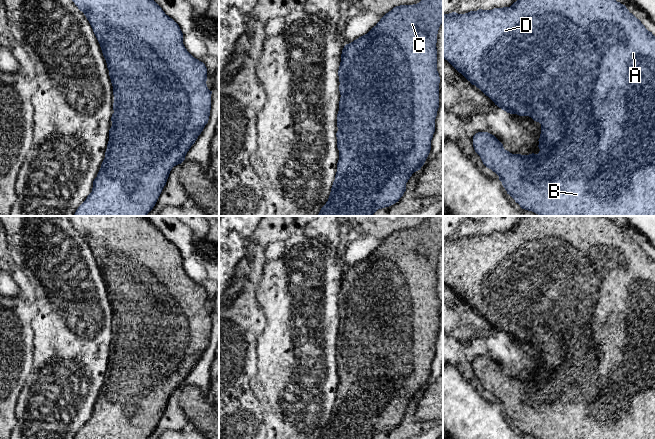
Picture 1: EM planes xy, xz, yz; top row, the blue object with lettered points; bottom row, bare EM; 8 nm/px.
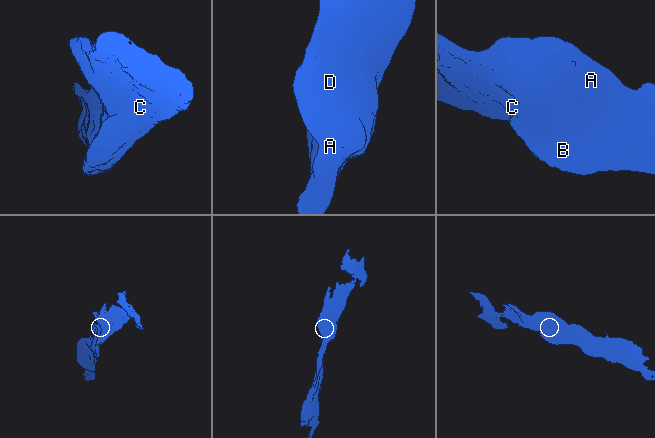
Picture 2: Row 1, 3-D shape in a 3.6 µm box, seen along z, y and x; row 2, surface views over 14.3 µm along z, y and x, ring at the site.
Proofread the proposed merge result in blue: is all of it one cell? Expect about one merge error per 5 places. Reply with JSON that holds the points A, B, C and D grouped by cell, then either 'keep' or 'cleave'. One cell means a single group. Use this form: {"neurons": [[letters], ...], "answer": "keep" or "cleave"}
{"neurons": [["A", "B", "C", "D"]], "answer": "keep"}

